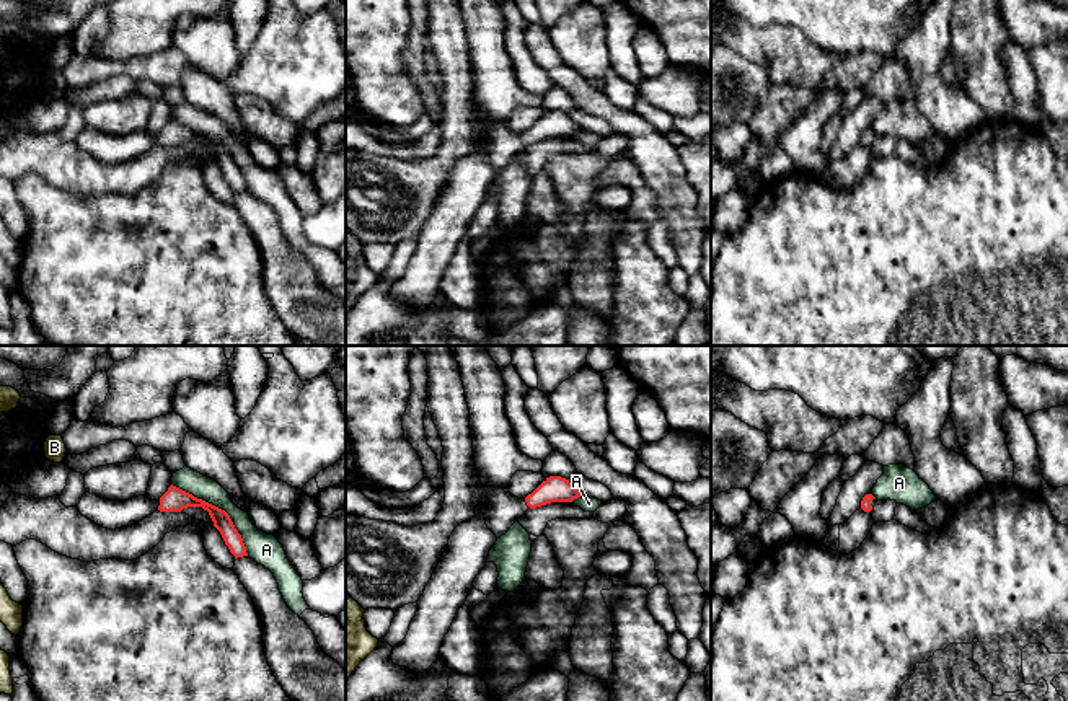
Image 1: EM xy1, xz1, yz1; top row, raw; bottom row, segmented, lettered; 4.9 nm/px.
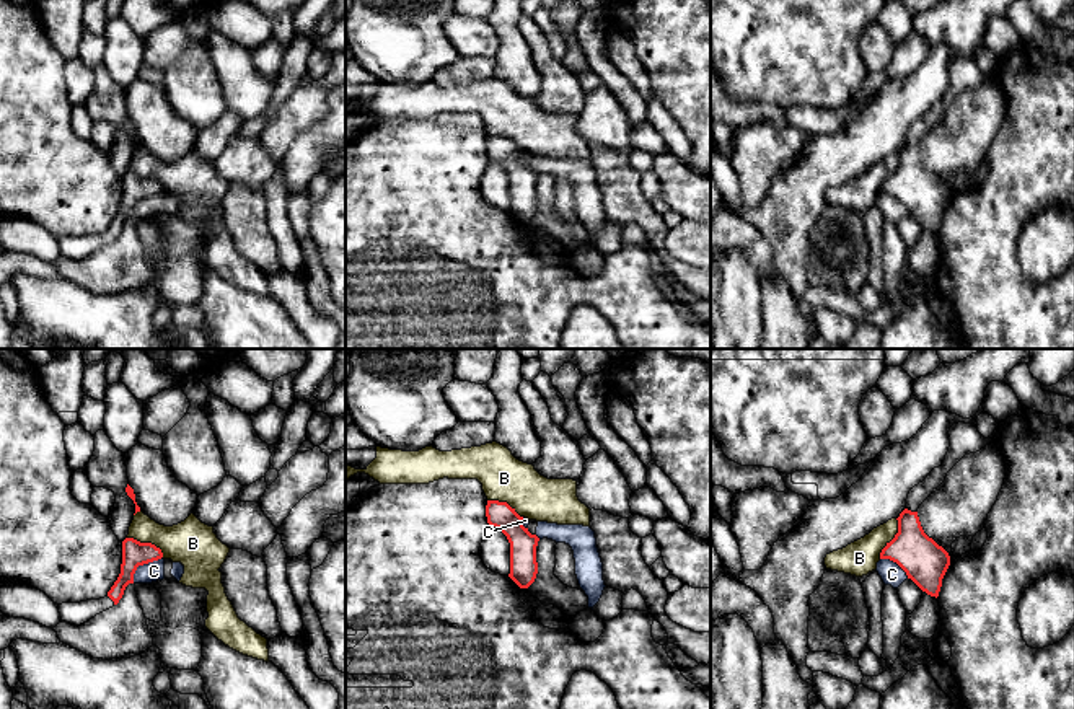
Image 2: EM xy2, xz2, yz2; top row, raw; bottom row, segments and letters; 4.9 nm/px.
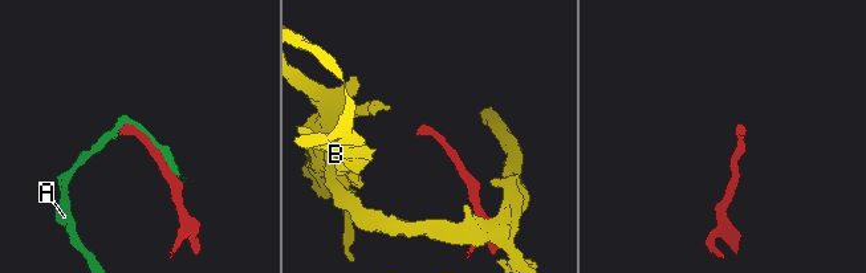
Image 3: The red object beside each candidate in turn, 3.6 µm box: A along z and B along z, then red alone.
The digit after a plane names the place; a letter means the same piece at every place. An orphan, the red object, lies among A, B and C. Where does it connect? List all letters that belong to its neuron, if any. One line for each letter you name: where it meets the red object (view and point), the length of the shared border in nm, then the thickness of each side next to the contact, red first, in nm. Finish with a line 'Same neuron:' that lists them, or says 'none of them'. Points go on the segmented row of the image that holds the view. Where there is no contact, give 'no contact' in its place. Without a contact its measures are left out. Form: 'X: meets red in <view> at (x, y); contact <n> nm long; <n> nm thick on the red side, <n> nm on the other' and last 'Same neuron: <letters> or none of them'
Same neuron: none of them

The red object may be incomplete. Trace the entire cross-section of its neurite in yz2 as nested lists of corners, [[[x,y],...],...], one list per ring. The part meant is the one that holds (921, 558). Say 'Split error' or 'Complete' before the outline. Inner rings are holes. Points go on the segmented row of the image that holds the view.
Complete. [[[905,509],[896,520],[898,533],[880,559],[896,562],[922,592],[937,598],[950,566],[949,553],[924,533],[918,512]]]

